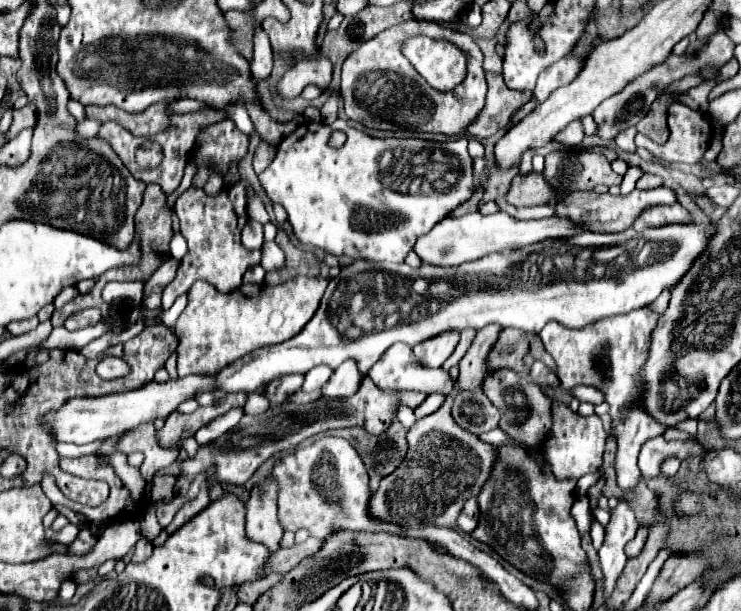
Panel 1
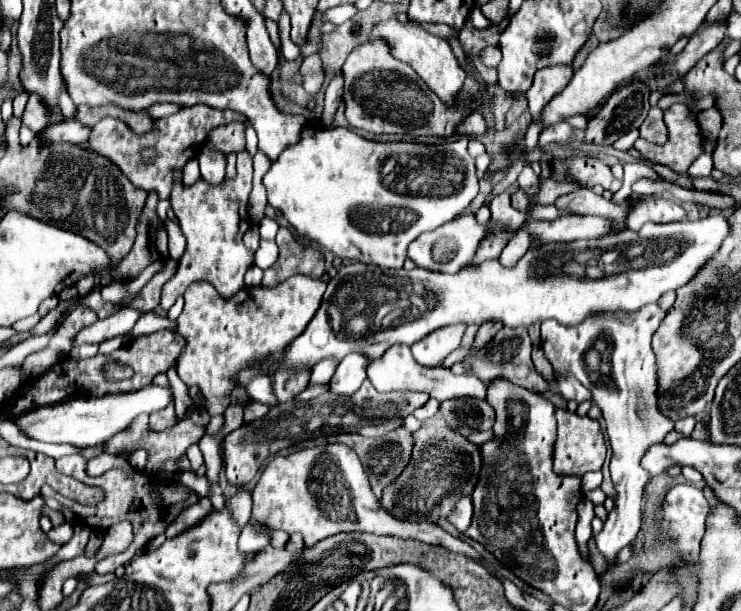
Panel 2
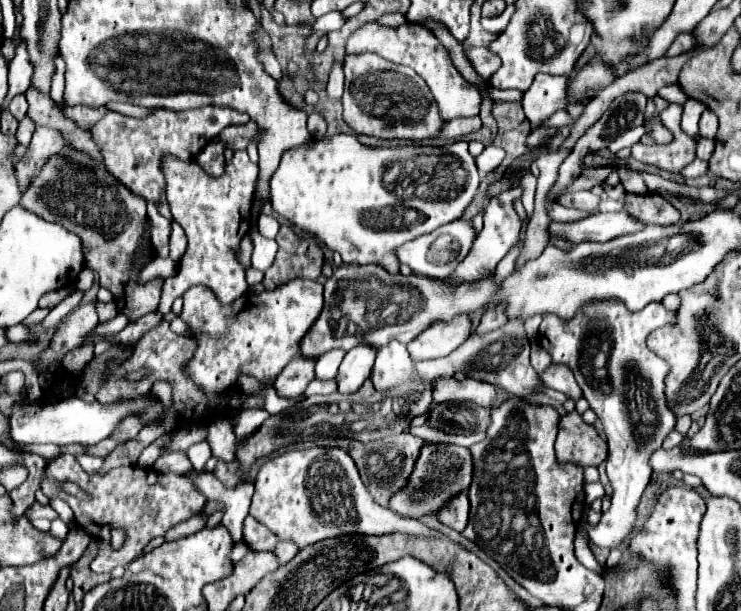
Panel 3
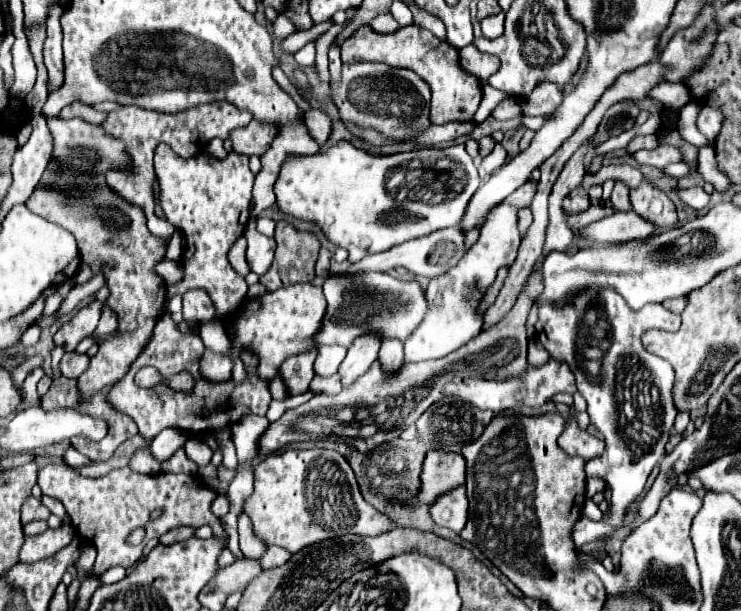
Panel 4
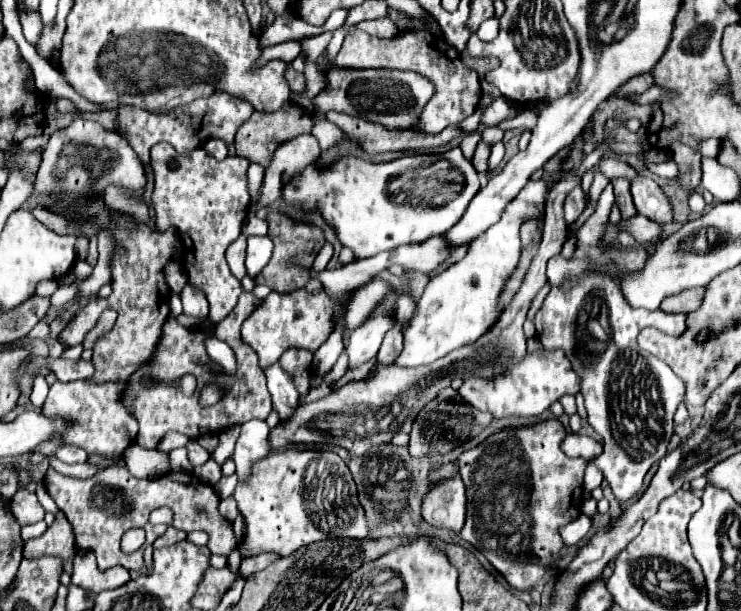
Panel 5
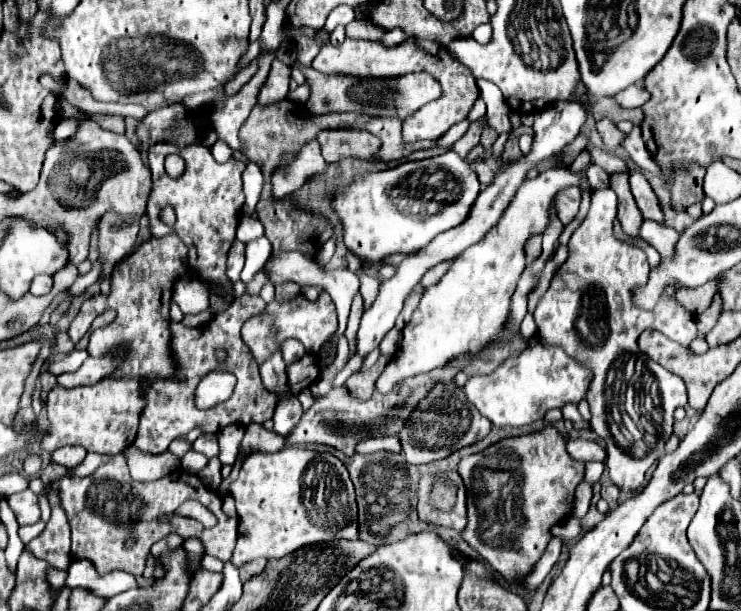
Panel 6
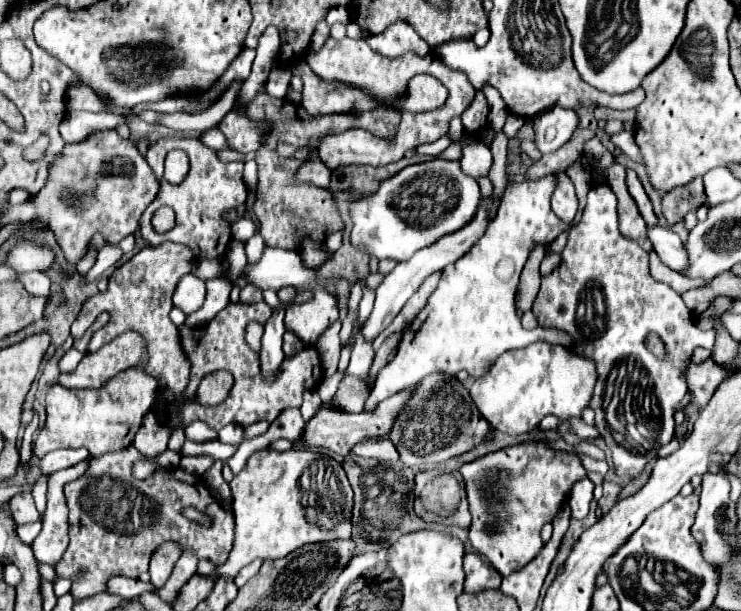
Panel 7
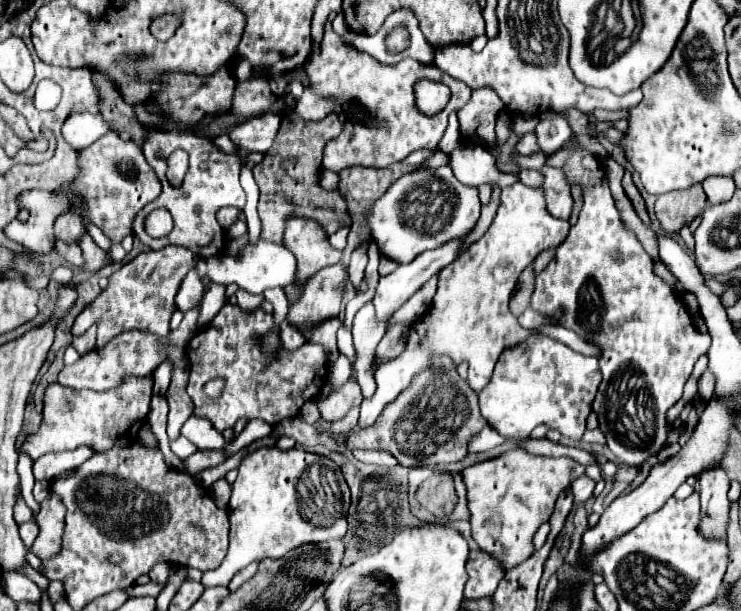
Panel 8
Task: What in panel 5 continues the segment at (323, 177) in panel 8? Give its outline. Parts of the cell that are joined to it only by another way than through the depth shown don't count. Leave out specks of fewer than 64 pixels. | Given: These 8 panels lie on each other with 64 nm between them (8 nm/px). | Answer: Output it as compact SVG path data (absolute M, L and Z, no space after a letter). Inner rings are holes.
M310 134L298 136L296 140L282 144L276 150L276 158L272 160L270 168L266 170L260 188L260 200L252 208L252 212L272 206L282 194L282 186L288 180L292 180L296 174L300 174L302 168L306 168L308 164L316 164L318 160L320 160L320 146L316 138Z

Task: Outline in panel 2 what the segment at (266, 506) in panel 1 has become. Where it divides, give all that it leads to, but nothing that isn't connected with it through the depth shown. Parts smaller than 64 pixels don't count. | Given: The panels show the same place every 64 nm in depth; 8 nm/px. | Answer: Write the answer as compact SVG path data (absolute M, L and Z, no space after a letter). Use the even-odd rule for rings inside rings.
M248 522L242 532L240 532L240 538L238 538L238 550L242 554L248 554L248 552L256 552L258 548L266 548L270 546L270 538L268 534L264 532L256 532L254 530L254 524Z

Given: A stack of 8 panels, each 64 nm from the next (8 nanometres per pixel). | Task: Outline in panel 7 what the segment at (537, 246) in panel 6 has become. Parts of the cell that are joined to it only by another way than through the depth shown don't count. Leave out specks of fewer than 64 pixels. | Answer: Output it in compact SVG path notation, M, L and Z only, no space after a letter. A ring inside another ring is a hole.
M536 248L536 252L528 258L528 264L524 266L524 272L520 276L520 286L516 294L516 310L526 312L532 308L532 302L540 290L540 262L544 258L544 248Z

